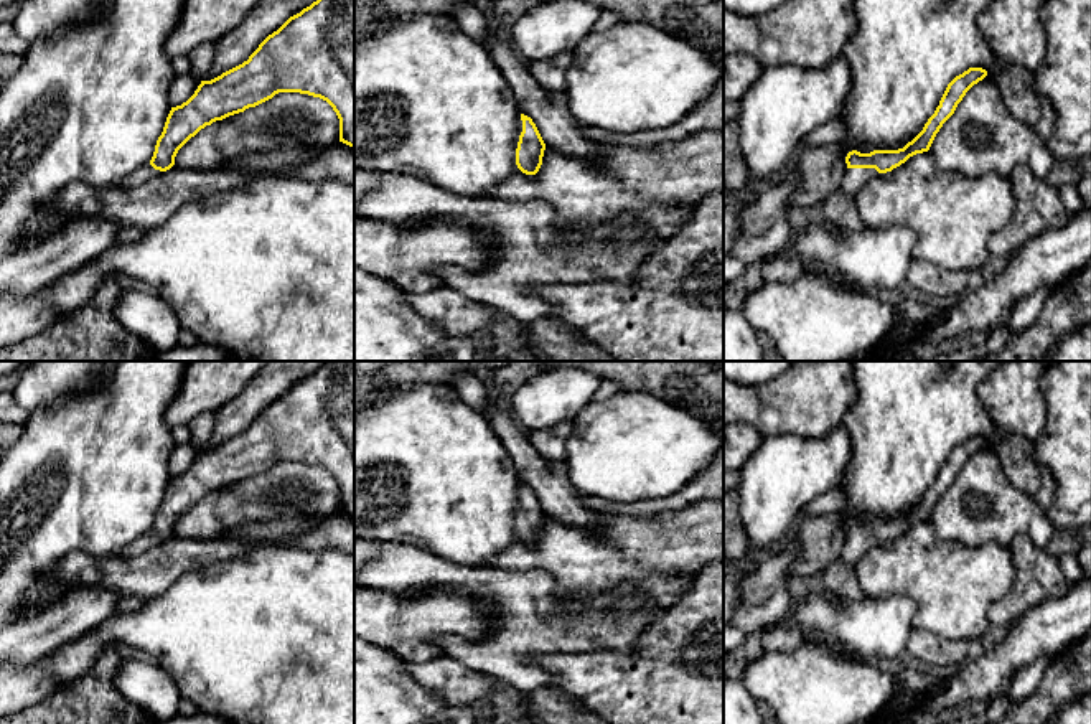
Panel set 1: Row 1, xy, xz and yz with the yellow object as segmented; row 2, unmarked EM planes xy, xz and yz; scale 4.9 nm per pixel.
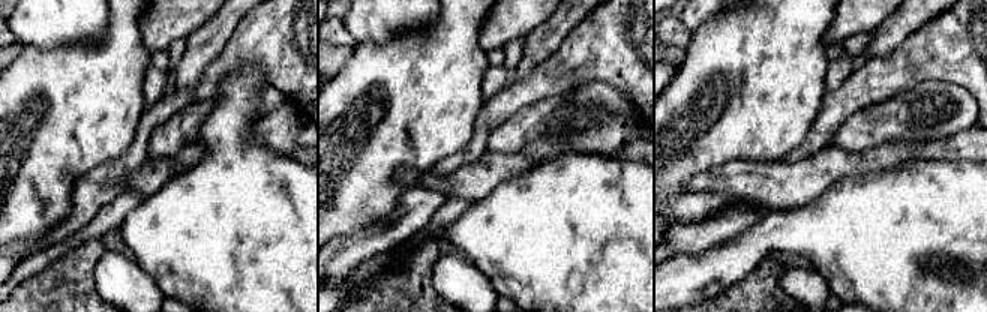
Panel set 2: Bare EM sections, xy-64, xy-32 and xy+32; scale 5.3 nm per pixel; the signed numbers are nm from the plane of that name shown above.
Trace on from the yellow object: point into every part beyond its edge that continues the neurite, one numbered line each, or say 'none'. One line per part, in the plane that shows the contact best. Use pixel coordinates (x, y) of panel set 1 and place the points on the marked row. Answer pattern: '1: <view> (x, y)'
1: yz (854, 178)

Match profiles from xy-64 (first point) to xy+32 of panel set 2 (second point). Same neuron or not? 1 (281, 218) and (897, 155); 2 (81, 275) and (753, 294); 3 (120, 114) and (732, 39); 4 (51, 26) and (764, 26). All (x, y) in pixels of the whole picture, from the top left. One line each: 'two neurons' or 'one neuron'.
1: two neurons
2: one neuron
3: one neuron
4: two neurons

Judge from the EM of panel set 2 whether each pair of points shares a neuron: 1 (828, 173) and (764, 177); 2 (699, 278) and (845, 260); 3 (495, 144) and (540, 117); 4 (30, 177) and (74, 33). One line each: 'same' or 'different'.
1: same
2: same
3: same
4: different

